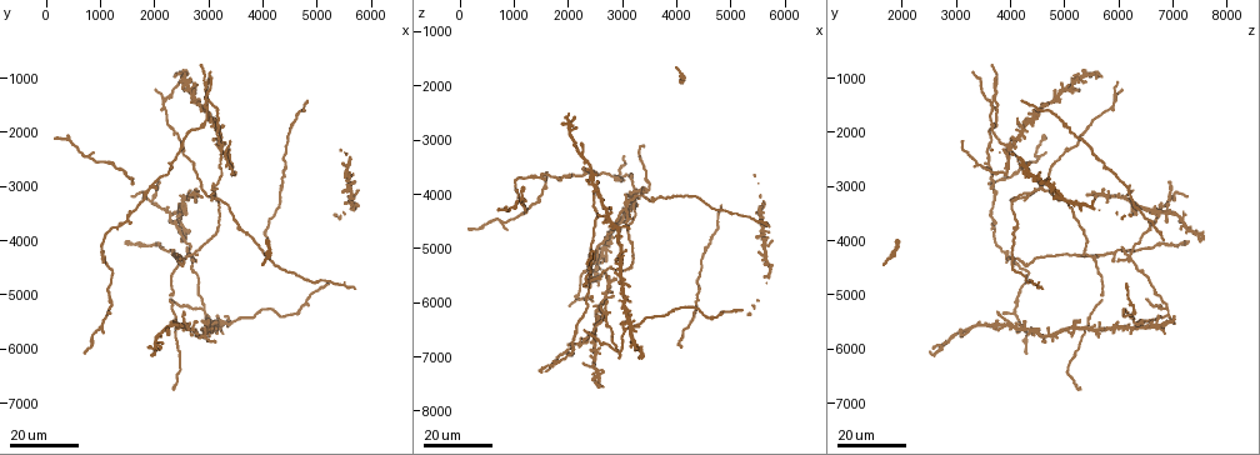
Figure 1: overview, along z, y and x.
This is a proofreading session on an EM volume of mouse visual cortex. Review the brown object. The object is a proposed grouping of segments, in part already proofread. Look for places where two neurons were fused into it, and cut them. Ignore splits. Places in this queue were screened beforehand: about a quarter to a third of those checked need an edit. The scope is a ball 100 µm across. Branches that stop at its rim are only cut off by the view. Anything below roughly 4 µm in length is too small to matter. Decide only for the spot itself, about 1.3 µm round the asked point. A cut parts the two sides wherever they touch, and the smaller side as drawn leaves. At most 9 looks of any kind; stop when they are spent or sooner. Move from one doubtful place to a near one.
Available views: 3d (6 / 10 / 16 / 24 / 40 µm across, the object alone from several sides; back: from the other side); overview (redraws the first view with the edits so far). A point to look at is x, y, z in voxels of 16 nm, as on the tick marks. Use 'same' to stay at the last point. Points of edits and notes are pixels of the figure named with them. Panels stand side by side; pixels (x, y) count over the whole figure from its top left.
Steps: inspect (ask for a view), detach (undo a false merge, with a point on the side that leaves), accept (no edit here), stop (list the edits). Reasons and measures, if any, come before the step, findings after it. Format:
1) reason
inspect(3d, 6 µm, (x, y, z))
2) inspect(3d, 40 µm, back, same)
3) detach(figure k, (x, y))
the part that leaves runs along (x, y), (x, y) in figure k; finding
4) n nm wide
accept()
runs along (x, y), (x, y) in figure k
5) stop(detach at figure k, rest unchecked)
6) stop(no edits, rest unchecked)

four or more arms meet
inspect(3d, 16 µm, (3200, 2300, 4050))

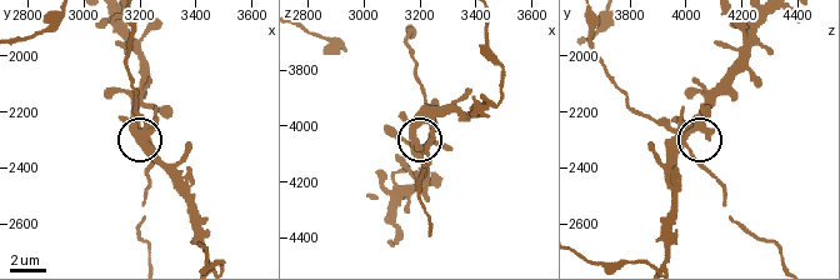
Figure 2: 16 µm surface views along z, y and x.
inspect(3d, 6 µm, (3190, 2280, 3980))

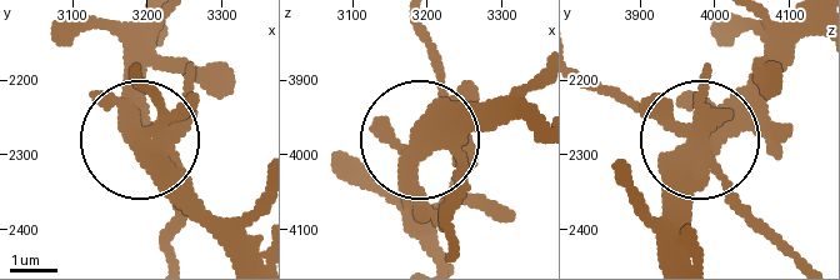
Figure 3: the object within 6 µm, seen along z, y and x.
430 nm wide
detach(figure 3, (184, 206))
the part that leaves runs along (154, 140), (121, 49), (85, 24), (61, 29) in figure 3; two neurons meet here

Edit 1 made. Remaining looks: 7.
calibre changes
inspect(3d, 24 µm, (4350, 3000, 6200))

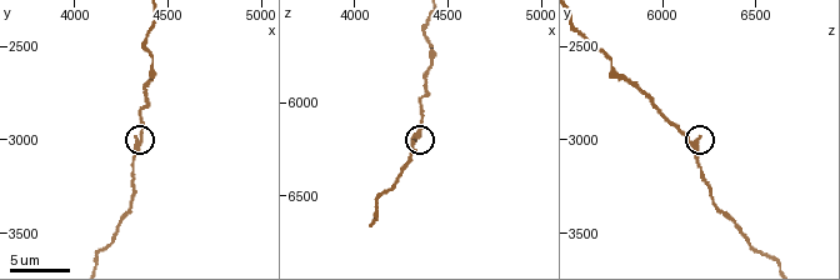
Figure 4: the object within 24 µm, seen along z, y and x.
zoom in
inspect(3d, 6 µm, (4360, 3000, 6140))

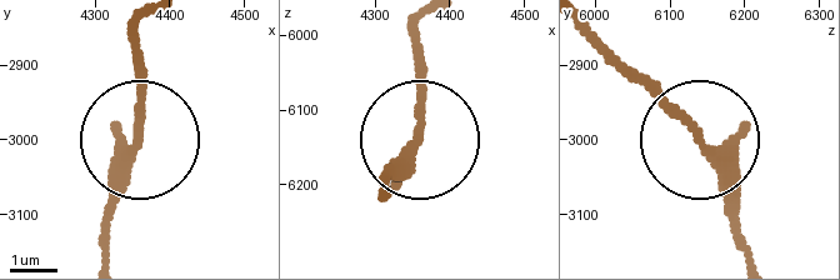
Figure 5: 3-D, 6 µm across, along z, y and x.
200 nm wide
accept()
runs along (750, 251), (721, 168), (606, 53) in figure 5; one neuron here

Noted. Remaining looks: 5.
four or more arms meet
inspect(3d, 16 µm, (2700, 4300, 6200))

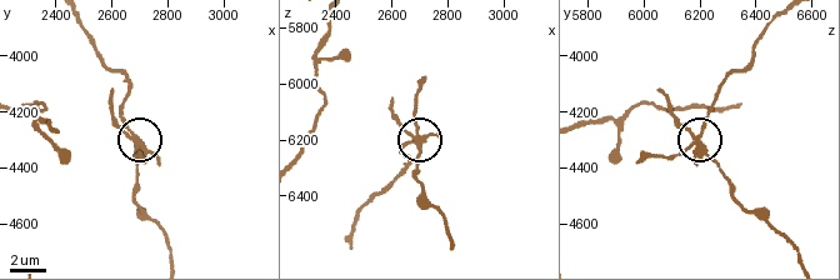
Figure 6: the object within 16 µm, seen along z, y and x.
inspect(3d, 6 µm, (2680, 4290, 6200))

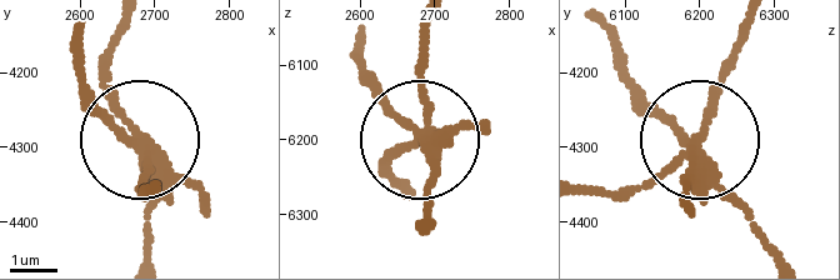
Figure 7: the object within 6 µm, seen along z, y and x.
side arm 46 µm
detach(figure 7, (391, 150))
the part that leaves runs along (431, 125), (424, 21) in figure 7; two neurons meet here

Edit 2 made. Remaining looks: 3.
see it whole again
inspect(overview)

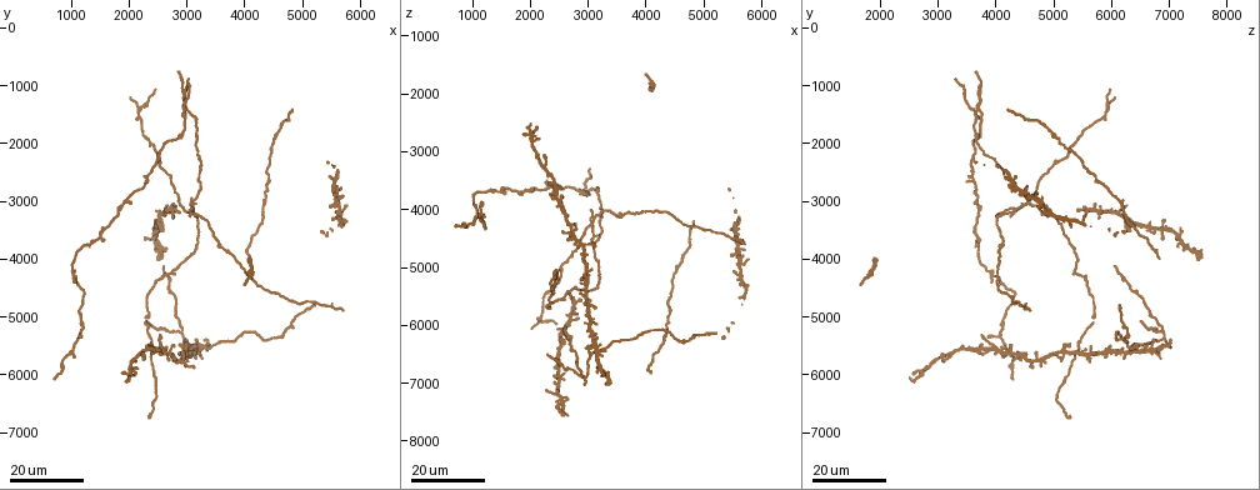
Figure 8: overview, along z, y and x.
a fork
inspect(3d, 16 µm, (3100, 3000, 4600))

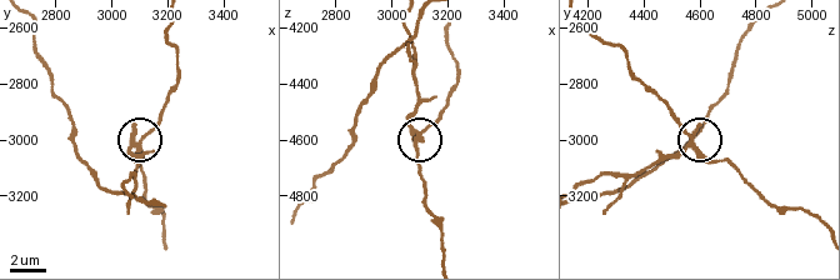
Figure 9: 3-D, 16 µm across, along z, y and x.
inspect(3d, 10 µm, same)

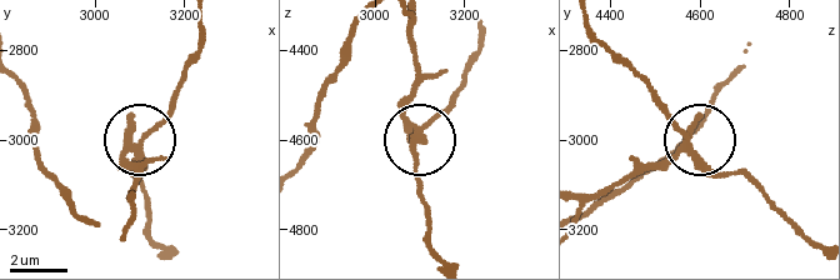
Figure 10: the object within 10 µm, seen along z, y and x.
side arm 128 µm
detach(figure 10, (131, 165))
the part that leaves runs along (418, 131), (406, 111), (413, 25) in figure 10; two neurons meet here

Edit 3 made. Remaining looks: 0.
stop(detach at figure 3, detach at figure 7, detach at figure 10, rest unchecked)

